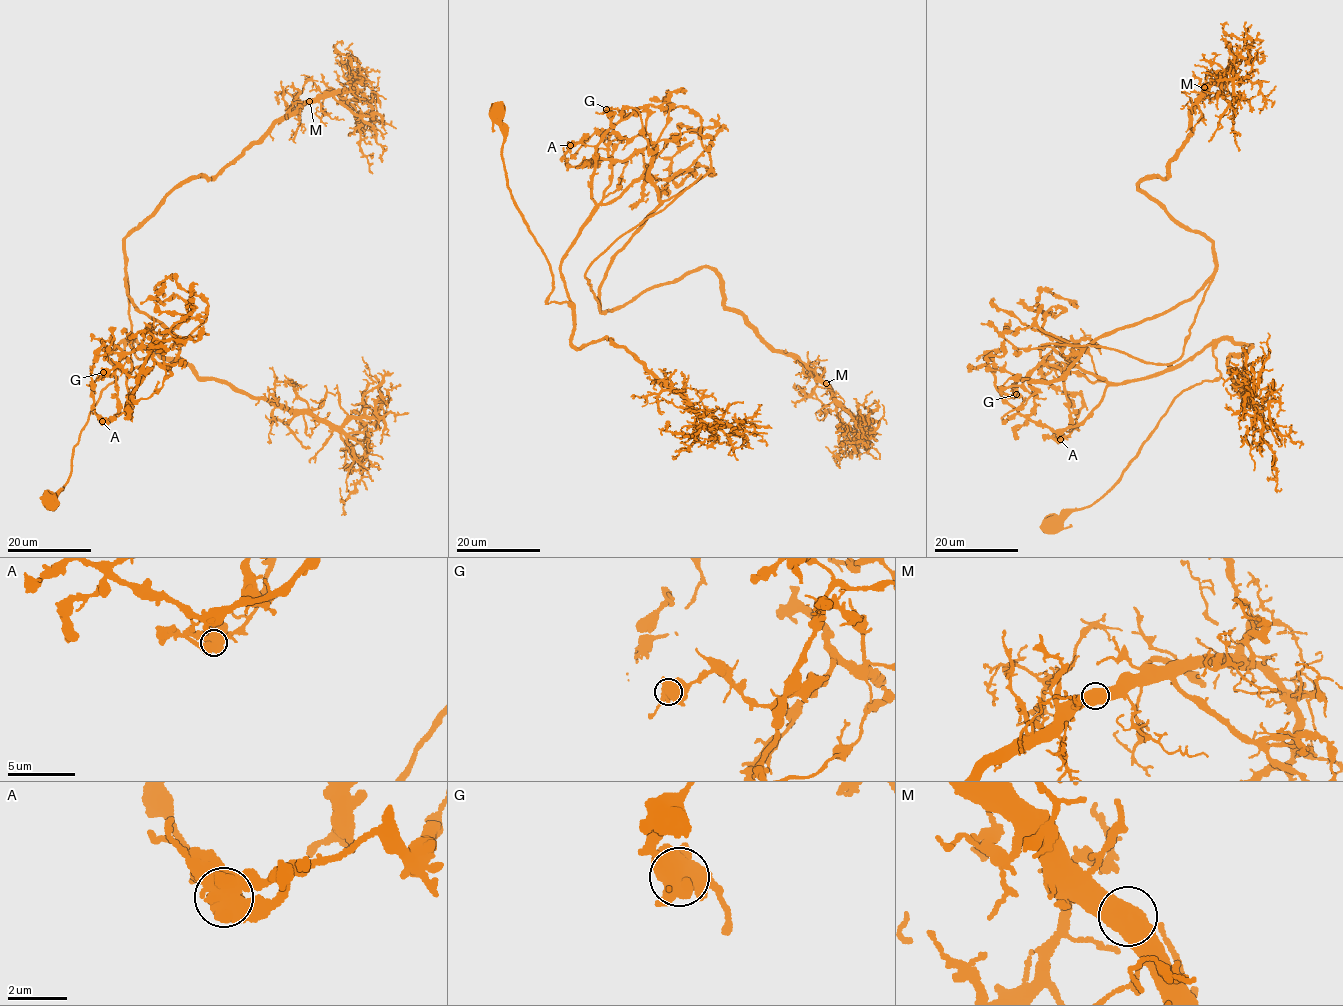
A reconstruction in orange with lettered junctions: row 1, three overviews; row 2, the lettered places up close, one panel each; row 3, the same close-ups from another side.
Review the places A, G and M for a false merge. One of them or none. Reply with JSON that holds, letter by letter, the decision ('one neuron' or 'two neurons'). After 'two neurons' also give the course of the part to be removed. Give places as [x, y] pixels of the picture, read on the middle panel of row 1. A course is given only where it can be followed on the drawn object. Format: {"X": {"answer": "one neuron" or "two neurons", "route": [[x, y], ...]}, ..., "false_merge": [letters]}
{"A": {"answer": "two neurons", "route": [[570, 145], [575, 166], [652, 147], [661, 200], [602, 311], [709, 268], [865, 432], [838, 432]]}, "G": {"answer": "one neuron"}, "M": {"answer": "one neuron"}, "false_merge": ["A"]}

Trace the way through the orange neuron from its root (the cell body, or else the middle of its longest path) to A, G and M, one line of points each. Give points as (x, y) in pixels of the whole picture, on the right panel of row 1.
A: (1050, 526), (1104, 495), (1177, 396), (1220, 375), (1212, 344), (1110, 385), (1090, 415), (1052, 430), (1060, 439)
G: (1050, 526), (1099, 500), (1177, 396), (1220, 372), (1206, 345), (1110, 385), (1056, 431), (1016, 394)
M: (1050, 526), (1220, 375), (1212, 344), (1122, 383), (1029, 377), (1213, 272), (1138, 186), (1204, 87)

